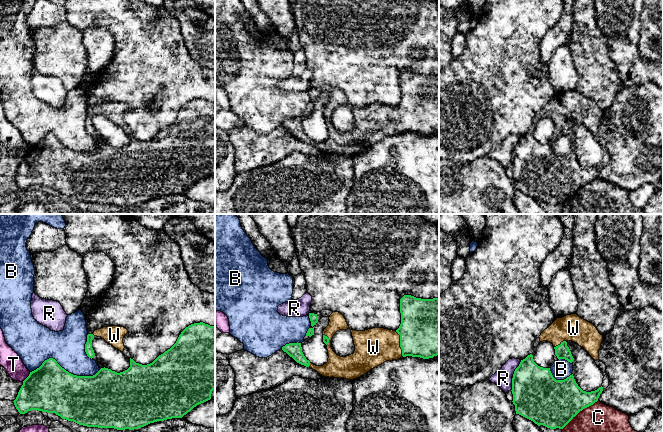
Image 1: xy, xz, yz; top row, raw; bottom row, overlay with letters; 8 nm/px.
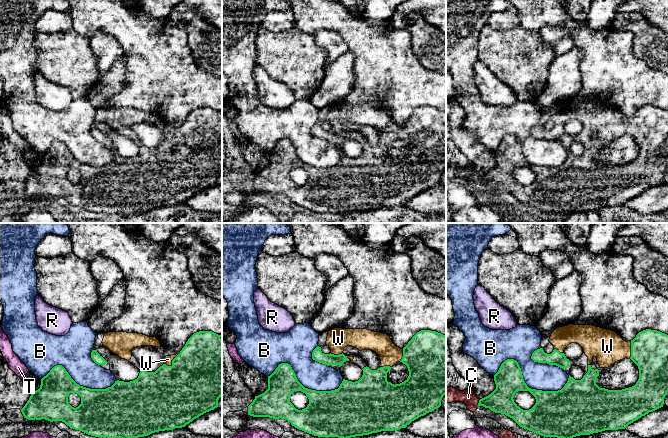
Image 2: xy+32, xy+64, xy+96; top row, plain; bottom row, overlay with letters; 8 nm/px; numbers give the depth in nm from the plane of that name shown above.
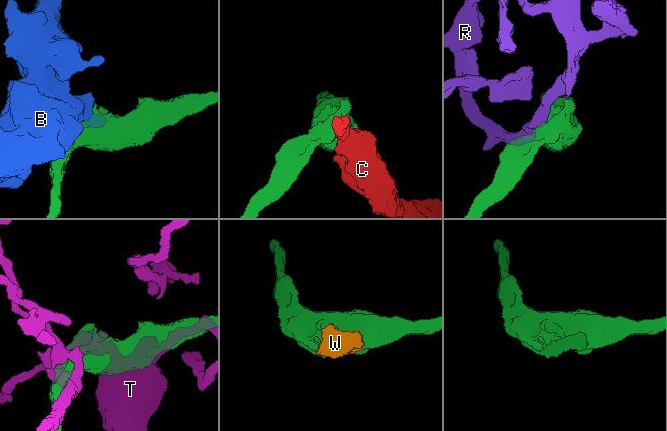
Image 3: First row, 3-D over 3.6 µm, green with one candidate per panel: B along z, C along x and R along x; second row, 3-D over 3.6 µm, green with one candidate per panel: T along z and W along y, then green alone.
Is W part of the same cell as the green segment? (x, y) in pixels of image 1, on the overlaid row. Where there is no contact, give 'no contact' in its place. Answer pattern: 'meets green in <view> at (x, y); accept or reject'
meets green in xz at (400, 344); accept

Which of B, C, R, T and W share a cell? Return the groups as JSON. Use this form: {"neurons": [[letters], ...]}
{"neurons": [["B"], ["C"], ["R"], ["T"], ["W"]]}

